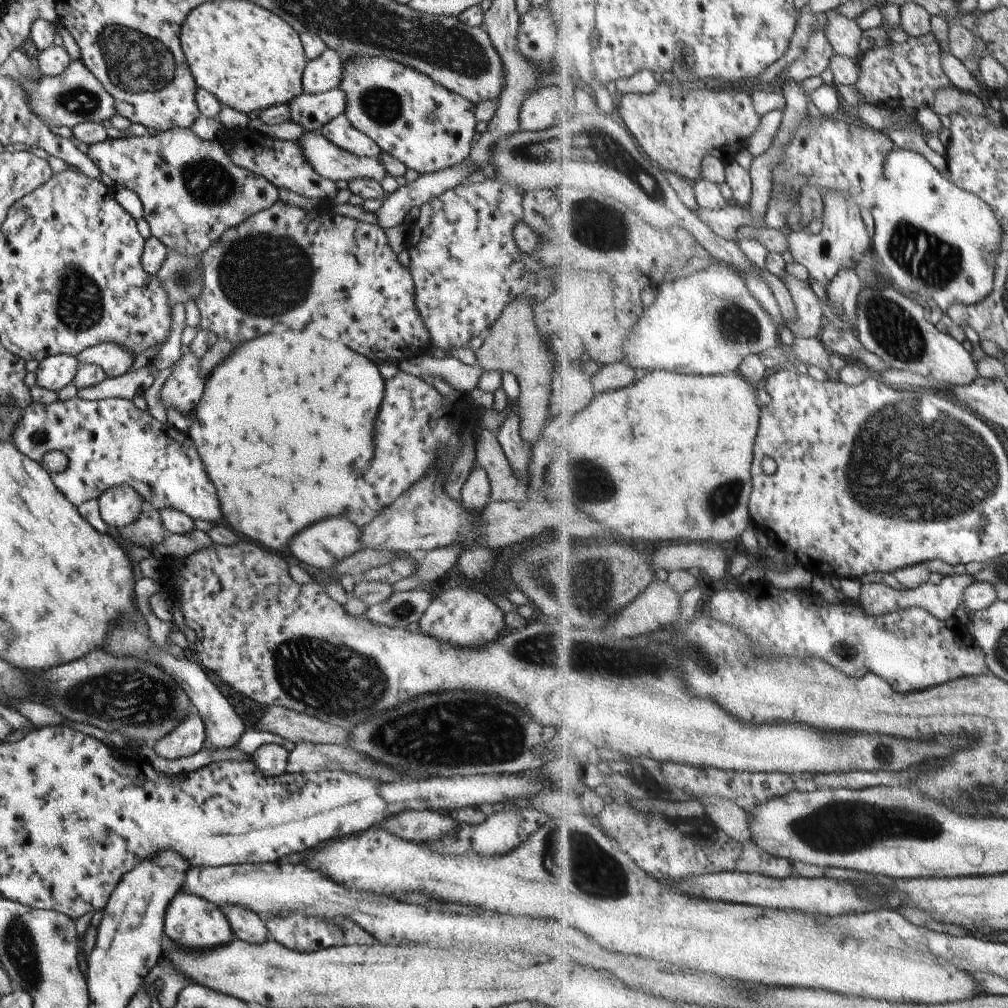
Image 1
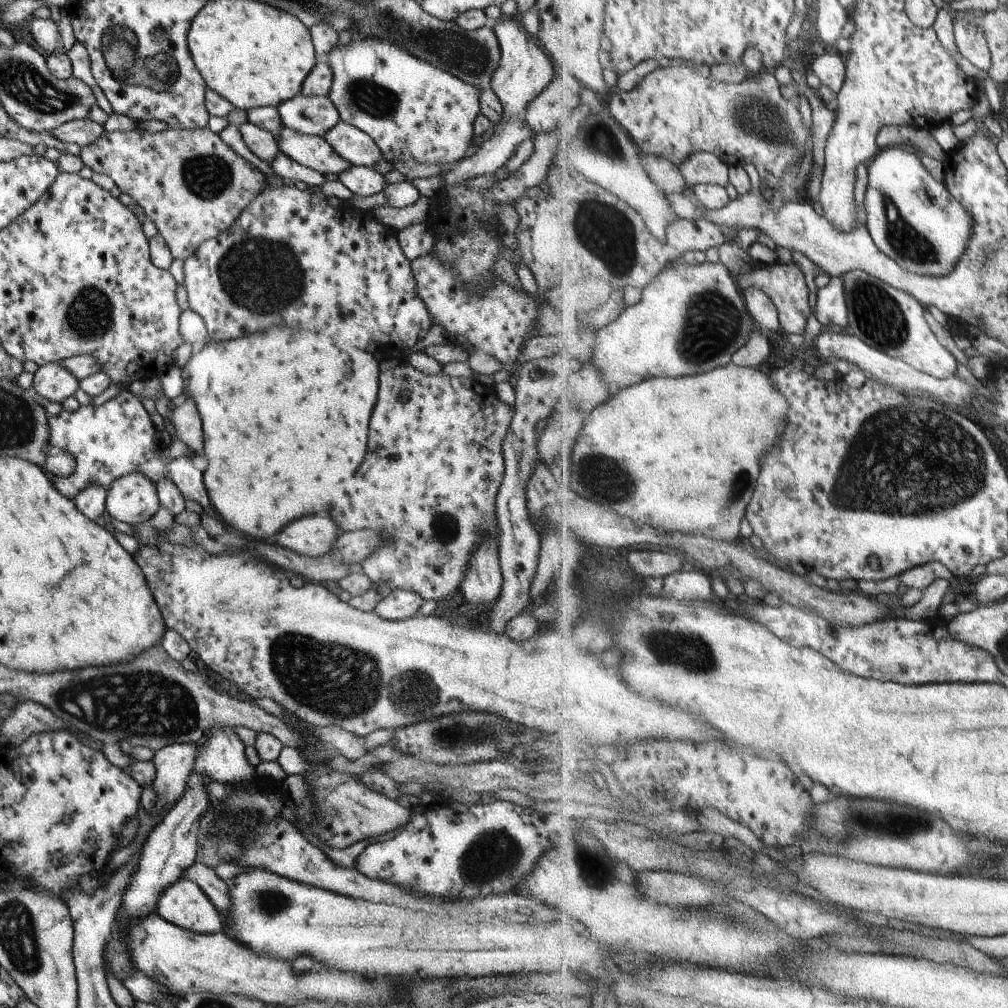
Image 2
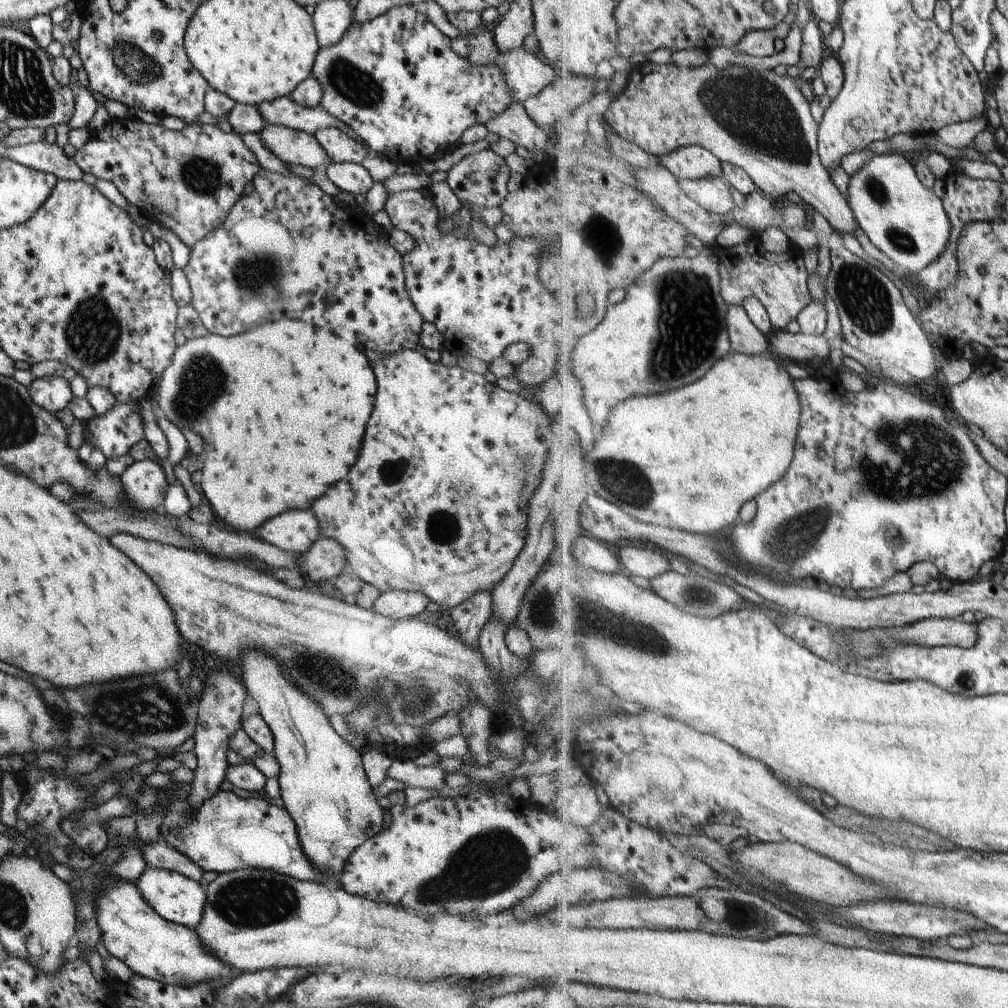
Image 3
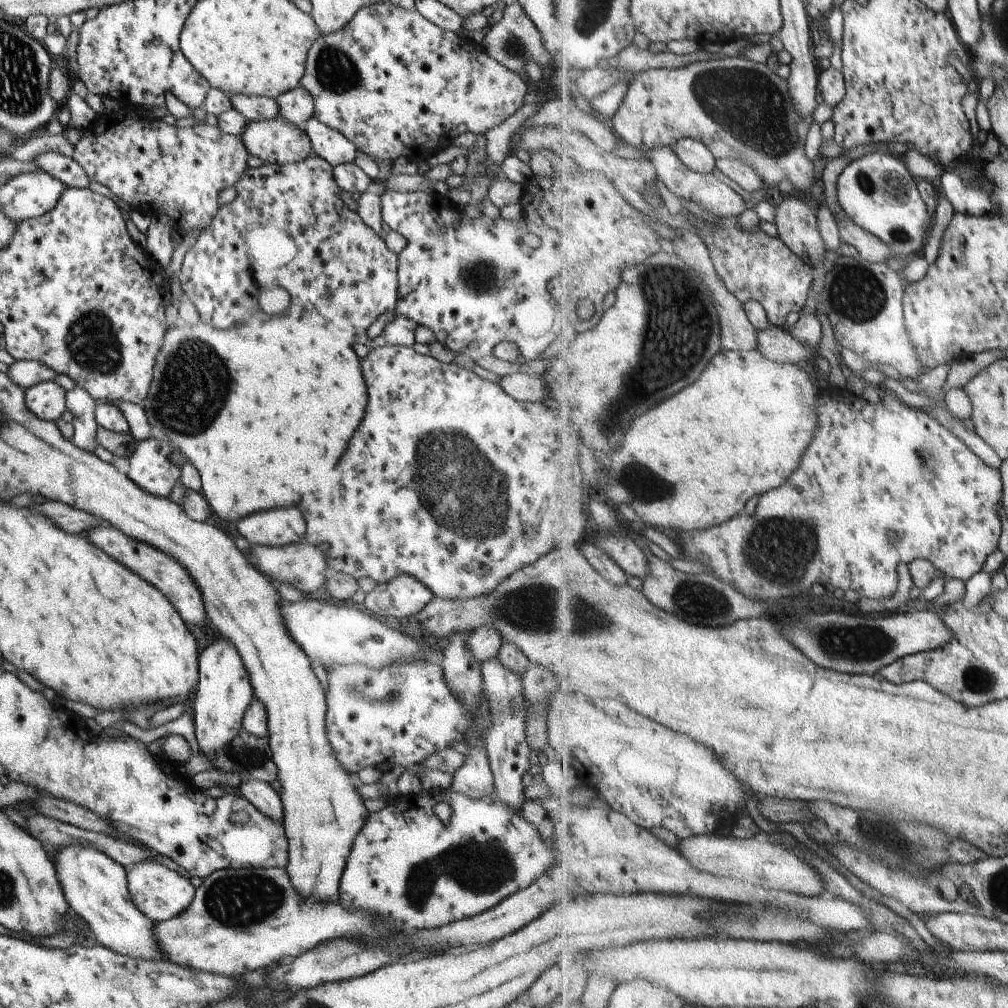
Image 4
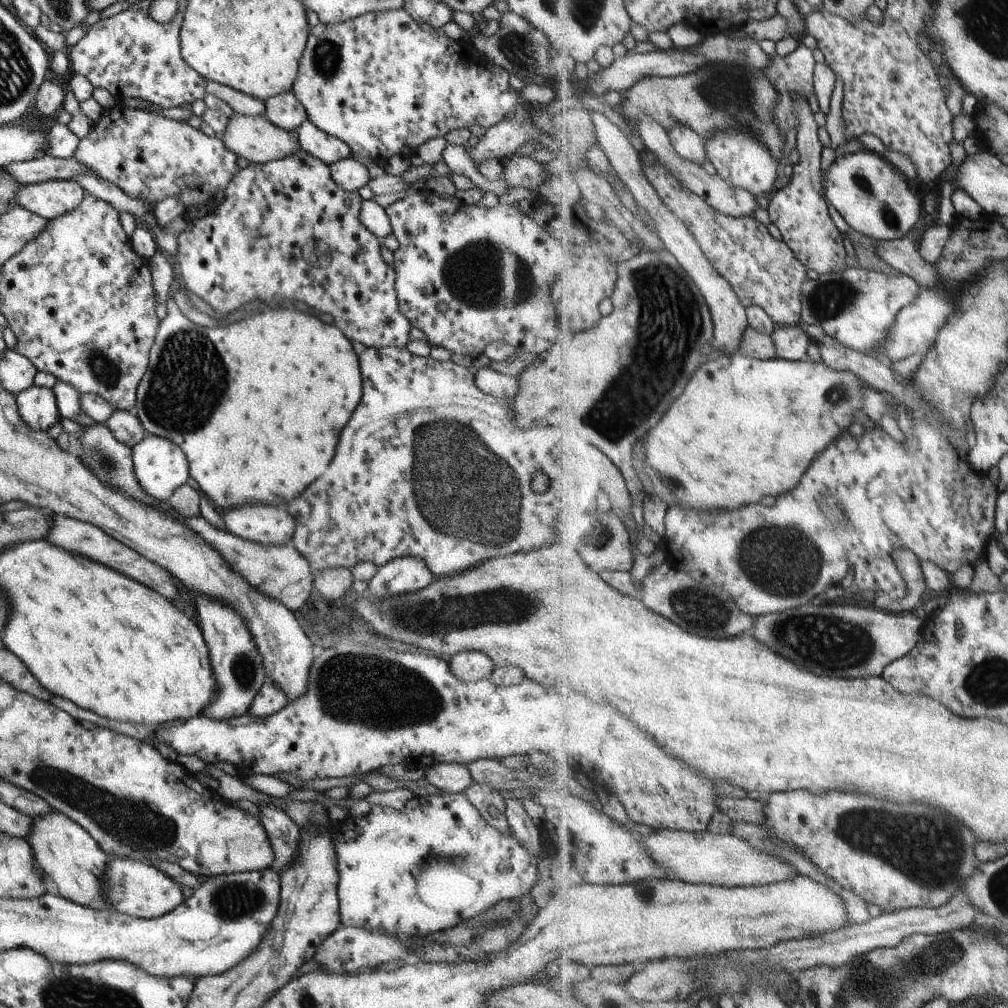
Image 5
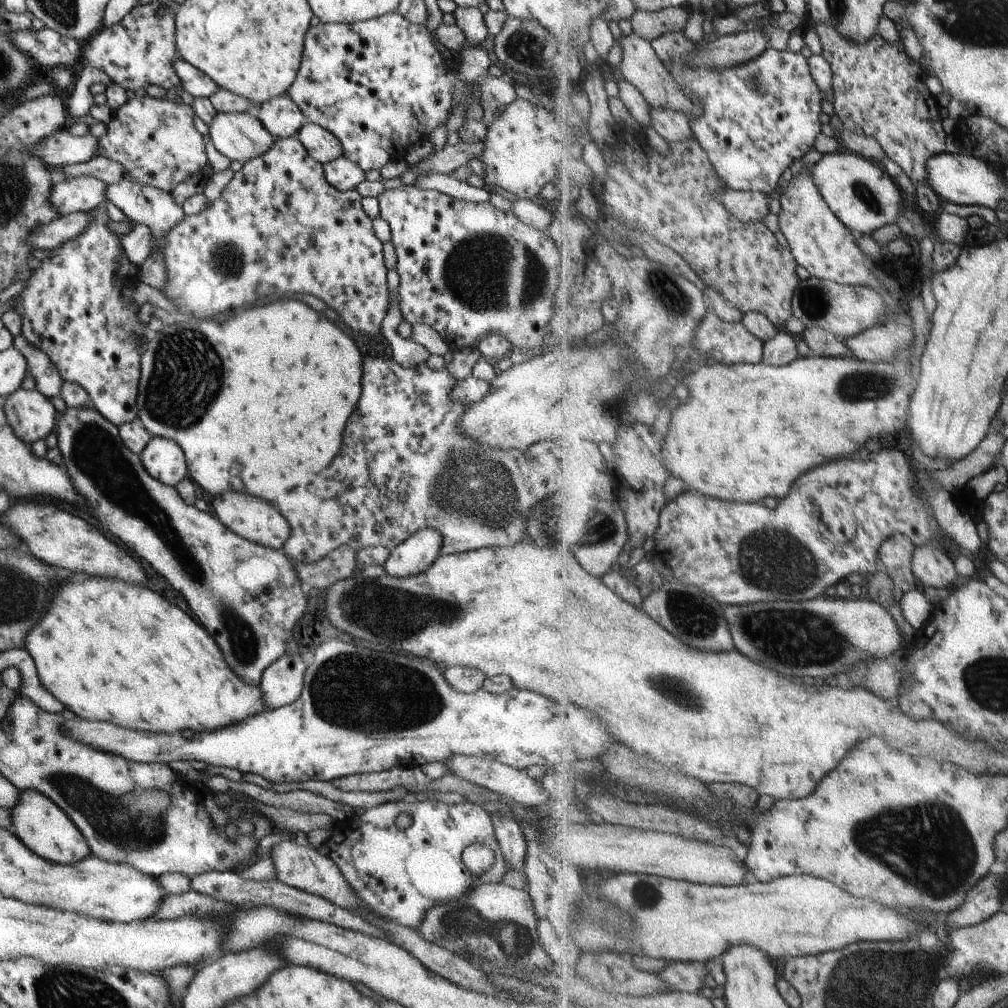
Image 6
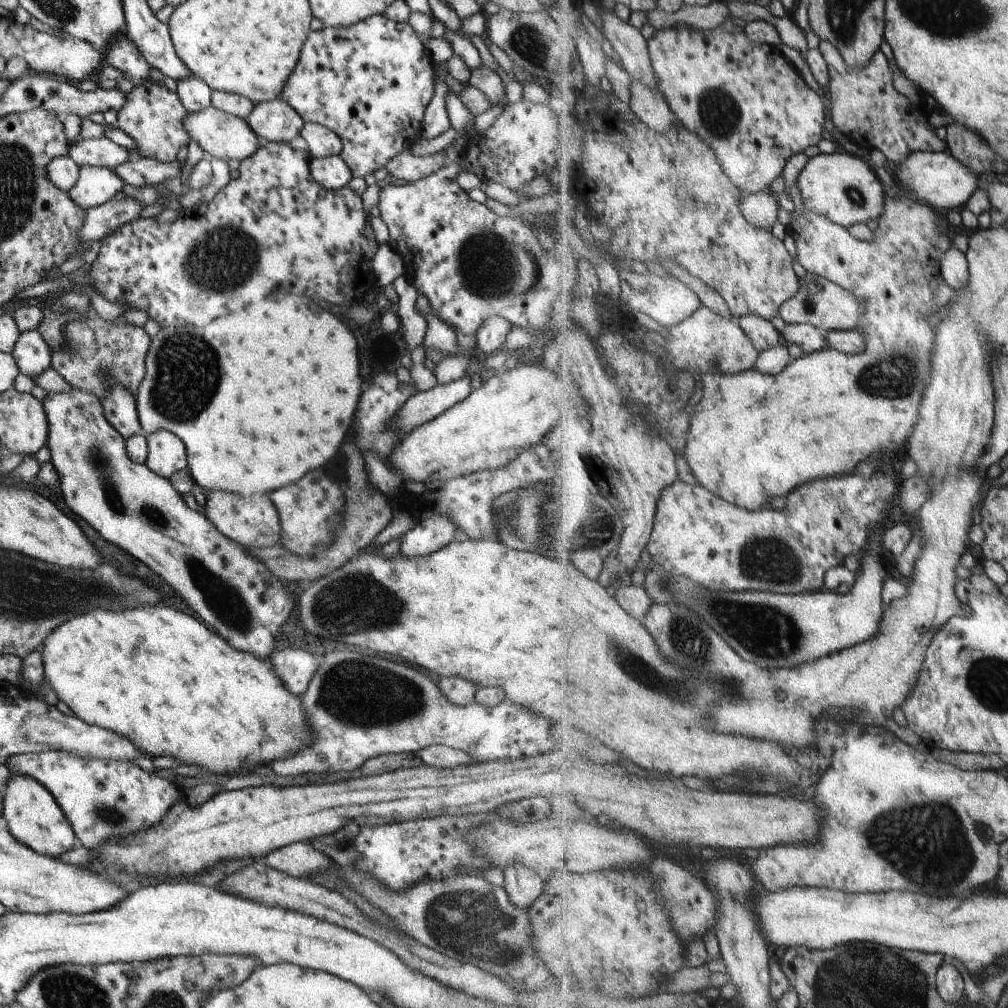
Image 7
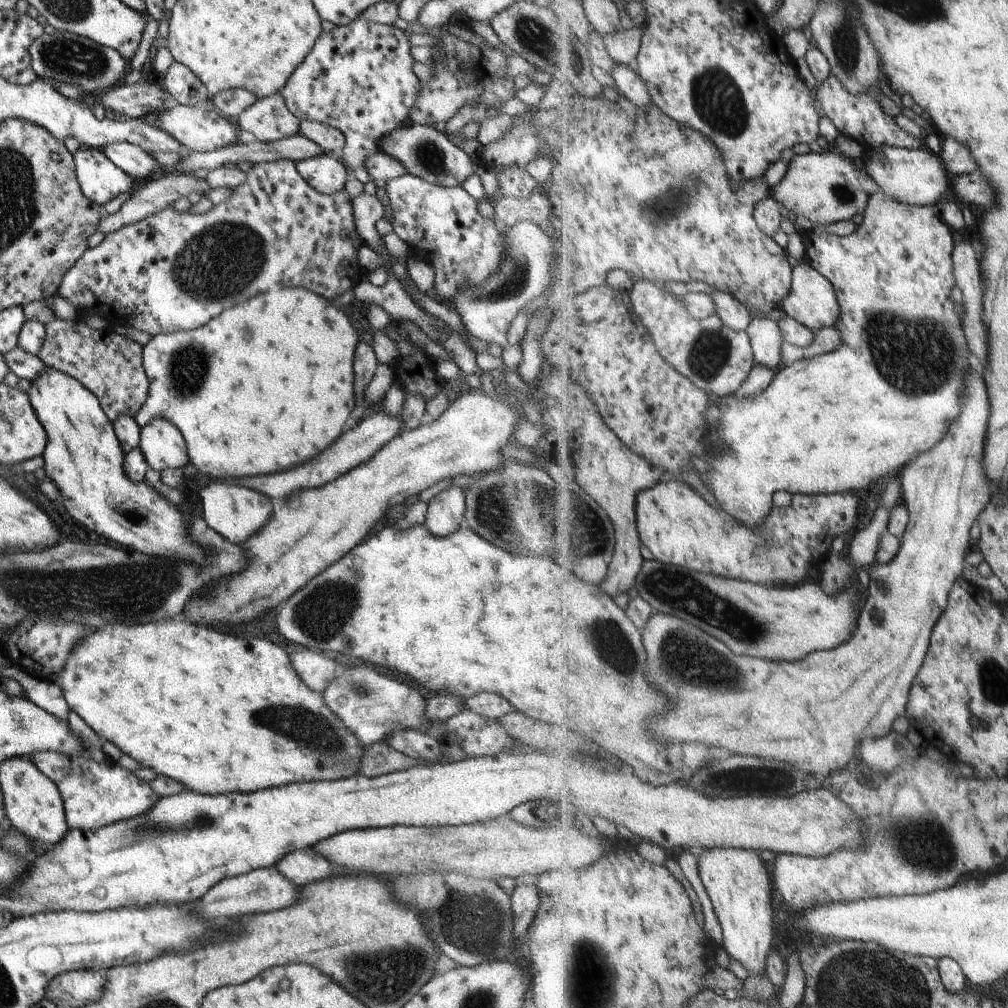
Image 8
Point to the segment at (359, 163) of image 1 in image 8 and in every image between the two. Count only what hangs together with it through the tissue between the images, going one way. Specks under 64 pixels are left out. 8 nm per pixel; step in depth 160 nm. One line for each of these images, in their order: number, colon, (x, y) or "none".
2: (310, 151)
3: (290, 146)
4: (275, 140)
5: (254, 138)
6: (239, 136)
7: (218, 134)
8: (196, 128)

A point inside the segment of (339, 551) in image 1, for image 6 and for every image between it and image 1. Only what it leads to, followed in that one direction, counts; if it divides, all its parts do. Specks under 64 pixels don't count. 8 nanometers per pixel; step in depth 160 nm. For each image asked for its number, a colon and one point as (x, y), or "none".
2: (311, 536)
3: (293, 531)
4: (273, 528)
5: (262, 524)
6: (258, 522)

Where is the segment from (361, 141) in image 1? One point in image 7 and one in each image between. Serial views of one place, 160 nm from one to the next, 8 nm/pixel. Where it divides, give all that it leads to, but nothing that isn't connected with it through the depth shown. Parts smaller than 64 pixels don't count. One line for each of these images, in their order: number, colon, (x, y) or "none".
2: (352, 145)
3: (340, 147)
4: (328, 144)
5: (316, 143)
6: (321, 145)
7: (321, 142)

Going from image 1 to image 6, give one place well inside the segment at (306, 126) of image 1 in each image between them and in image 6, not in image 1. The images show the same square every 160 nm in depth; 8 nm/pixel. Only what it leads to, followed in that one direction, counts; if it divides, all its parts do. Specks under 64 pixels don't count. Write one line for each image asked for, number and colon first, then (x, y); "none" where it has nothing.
2: (310, 115)
3: (282, 111)
4: (253, 107)
5: (239, 103)
6: (193, 81)

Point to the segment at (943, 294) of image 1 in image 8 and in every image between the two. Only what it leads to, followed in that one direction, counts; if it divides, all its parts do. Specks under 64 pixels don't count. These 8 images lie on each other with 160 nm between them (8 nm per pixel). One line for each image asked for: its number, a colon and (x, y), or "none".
2: (914, 219)
3: (906, 221)
4: (877, 191)
5: (873, 197)
6: (861, 193)
7: (842, 187)
8: (824, 188)

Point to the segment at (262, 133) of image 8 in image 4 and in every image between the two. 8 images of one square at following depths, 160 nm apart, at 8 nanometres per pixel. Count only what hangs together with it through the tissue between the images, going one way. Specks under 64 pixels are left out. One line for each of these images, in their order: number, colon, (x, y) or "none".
4: (294, 106)
5: (284, 110)
6: (279, 116)
7: (274, 120)

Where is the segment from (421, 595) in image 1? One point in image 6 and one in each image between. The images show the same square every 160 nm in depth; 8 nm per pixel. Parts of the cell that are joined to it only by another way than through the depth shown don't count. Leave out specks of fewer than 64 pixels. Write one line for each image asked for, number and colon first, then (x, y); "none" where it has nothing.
2: (399, 604)
3: (395, 604)
4: (403, 595)
5: (407, 573)
6: (415, 553)

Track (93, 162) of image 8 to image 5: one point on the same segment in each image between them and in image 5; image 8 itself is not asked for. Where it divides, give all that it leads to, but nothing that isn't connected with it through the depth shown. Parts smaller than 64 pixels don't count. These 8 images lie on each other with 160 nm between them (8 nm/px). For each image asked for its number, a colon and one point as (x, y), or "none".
5: (49, 199)
6: (83, 193)
7: (95, 185)

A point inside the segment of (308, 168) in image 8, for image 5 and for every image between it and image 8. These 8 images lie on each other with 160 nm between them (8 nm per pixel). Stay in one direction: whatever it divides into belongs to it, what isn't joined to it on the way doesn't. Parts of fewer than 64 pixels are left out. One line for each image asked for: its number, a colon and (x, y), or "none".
5: (348, 174)
6: (341, 174)
7: (330, 172)

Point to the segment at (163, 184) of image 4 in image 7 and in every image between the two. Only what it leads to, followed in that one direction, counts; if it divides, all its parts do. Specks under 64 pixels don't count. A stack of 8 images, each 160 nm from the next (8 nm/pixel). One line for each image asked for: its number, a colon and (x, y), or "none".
5: (147, 156)
6: (154, 140)
7: (152, 115)

